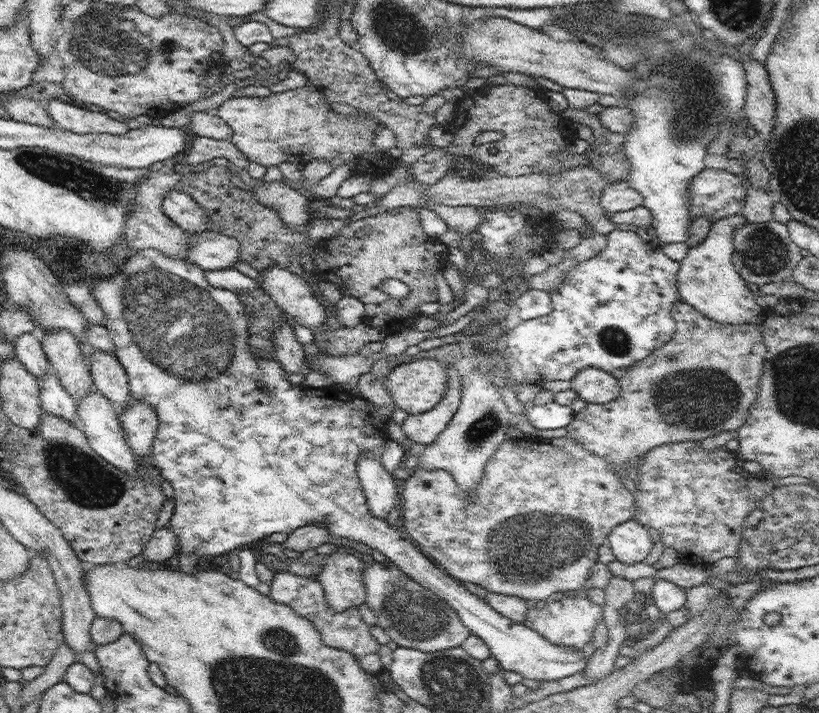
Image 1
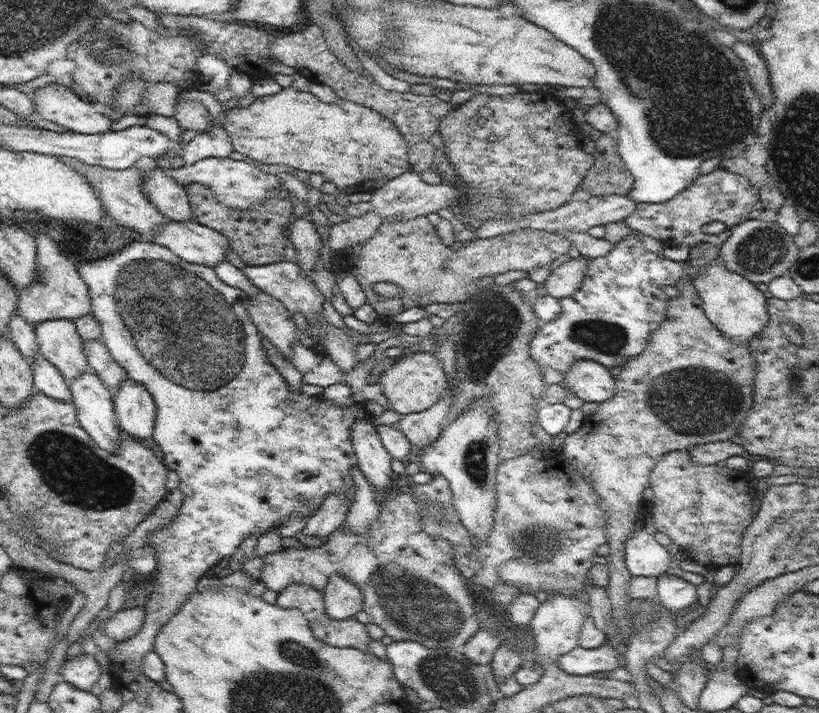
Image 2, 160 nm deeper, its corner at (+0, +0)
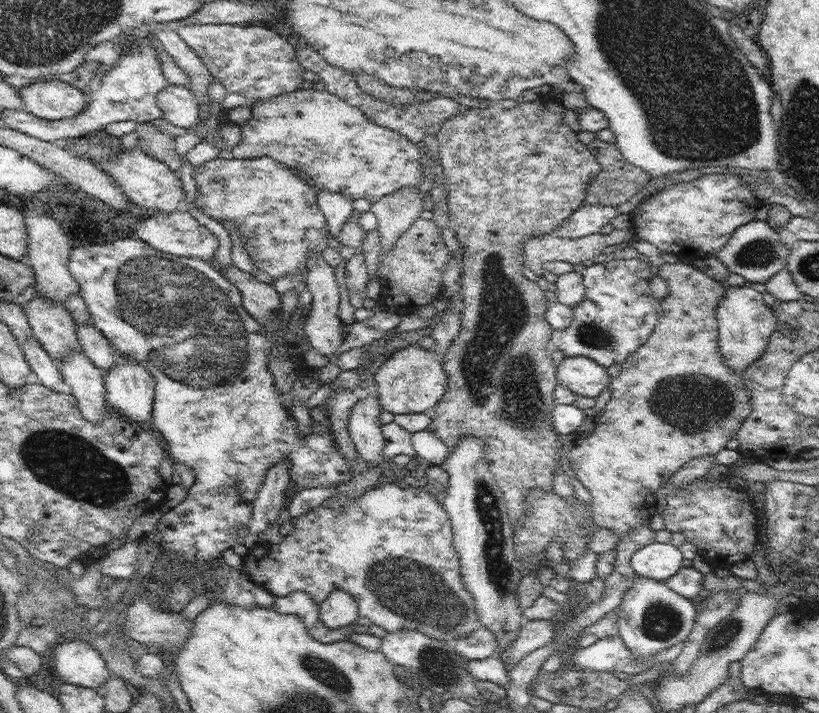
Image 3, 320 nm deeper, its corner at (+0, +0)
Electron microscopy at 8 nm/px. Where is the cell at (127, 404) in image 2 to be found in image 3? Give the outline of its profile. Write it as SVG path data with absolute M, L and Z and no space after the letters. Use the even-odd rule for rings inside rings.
M117 355L103 381L105 400L122 418L151 427L155 380L144 365Z

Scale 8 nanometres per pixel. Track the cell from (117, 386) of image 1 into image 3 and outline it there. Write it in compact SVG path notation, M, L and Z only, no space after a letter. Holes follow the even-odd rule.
M77 325L77 337L86 356L105 376L117 357L114 346L94 325Z

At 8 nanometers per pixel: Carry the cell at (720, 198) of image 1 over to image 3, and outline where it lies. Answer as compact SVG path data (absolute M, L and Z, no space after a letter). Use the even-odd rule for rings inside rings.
M714 173L702 175L694 181L678 183L664 188L650 196L646 196L630 214L635 239L646 240L654 244L662 253L671 253L678 259L706 258L716 255L728 242L732 233L743 224L748 224L756 218L756 210L762 208L764 202L758 200L752 186L744 183L732 174Z

